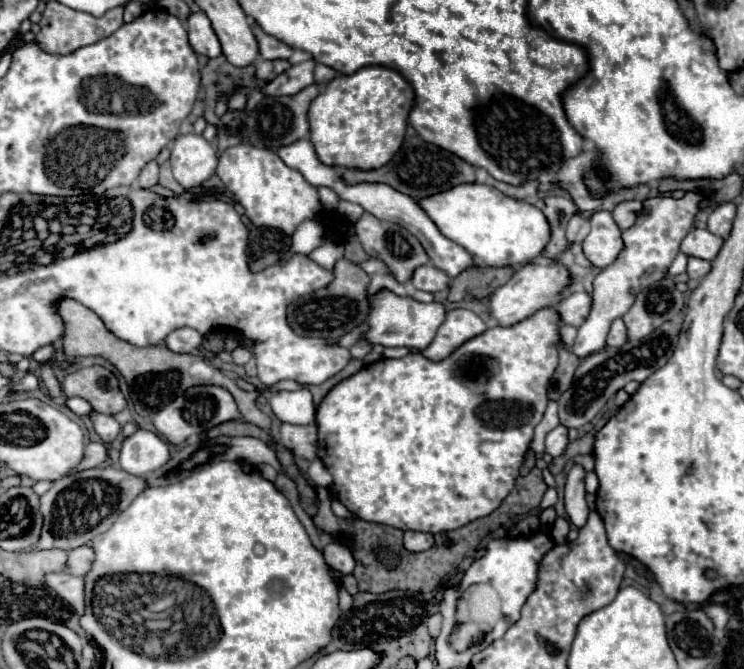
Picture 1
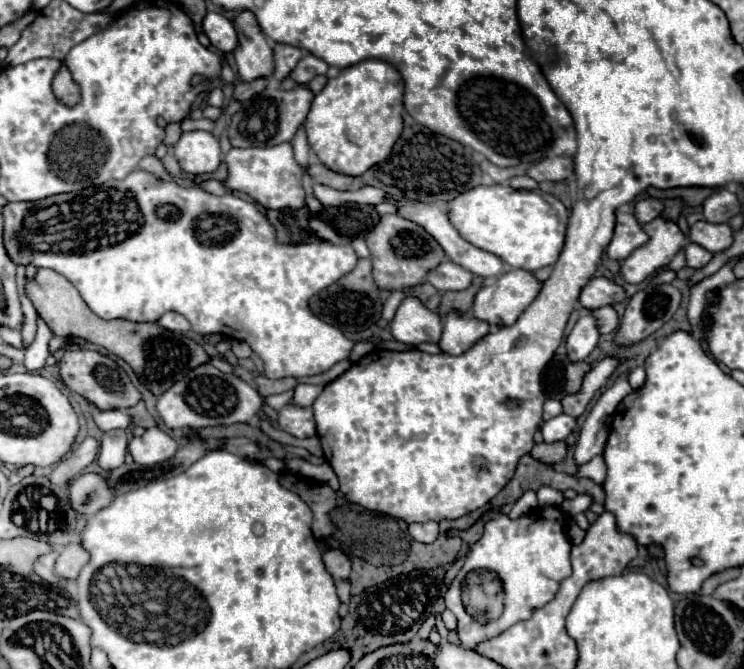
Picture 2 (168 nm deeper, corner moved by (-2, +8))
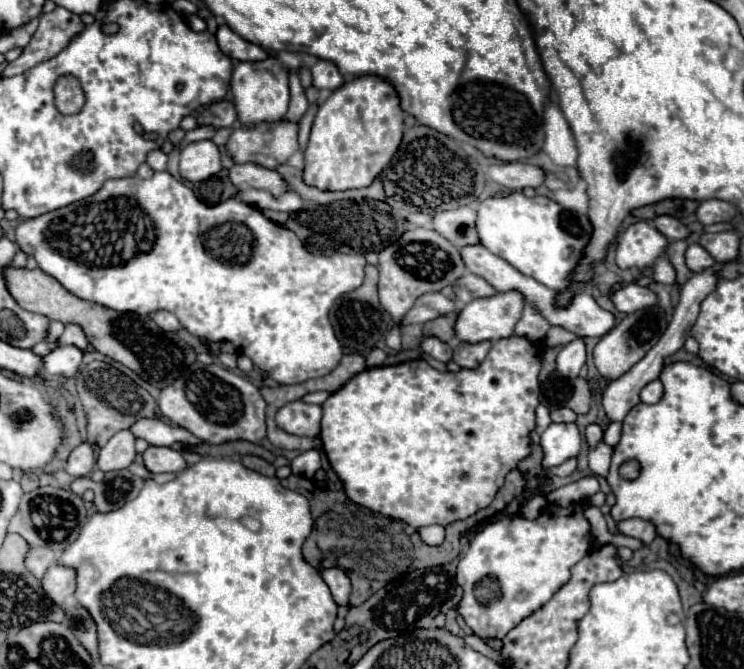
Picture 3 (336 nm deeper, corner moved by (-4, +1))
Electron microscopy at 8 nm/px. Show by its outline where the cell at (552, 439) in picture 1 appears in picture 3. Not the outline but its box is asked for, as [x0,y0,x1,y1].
[540,424,582,472]

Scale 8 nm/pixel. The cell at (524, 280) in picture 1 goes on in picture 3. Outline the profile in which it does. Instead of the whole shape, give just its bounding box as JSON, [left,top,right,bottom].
[456,290,524,342]

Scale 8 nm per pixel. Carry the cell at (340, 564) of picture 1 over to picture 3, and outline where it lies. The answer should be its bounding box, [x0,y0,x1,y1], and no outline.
[320,568,350,604]

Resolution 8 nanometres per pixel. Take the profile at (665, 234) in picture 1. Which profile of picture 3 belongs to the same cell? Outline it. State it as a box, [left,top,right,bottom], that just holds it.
[556,338,586,378]

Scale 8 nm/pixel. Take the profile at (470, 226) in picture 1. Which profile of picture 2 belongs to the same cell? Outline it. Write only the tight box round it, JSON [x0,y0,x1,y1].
[450,185,570,273]

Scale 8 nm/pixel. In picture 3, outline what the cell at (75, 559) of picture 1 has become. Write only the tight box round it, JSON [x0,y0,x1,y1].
[42,564,76,604]

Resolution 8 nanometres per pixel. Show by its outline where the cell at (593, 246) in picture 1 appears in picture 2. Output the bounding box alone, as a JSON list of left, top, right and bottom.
[606,211,648,261]

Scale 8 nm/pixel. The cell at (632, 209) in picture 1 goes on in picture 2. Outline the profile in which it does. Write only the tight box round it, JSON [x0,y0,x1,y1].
[636,199,664,225]

